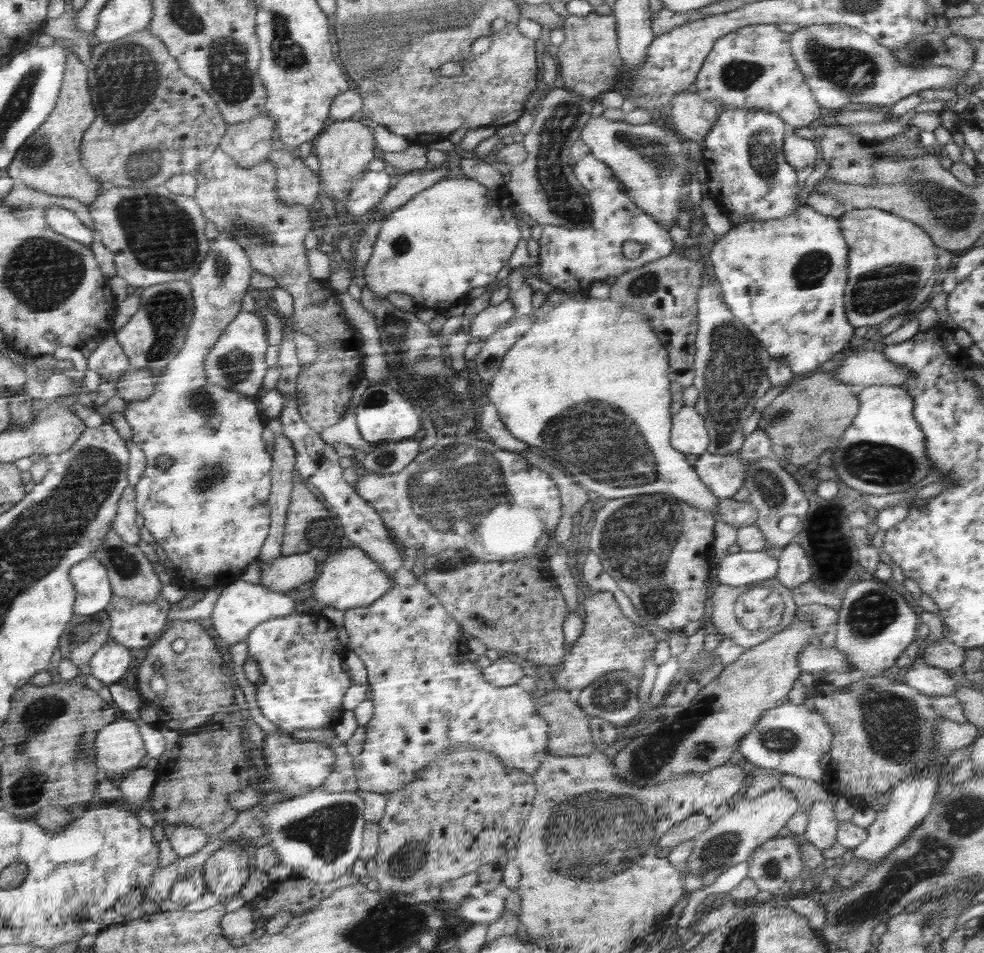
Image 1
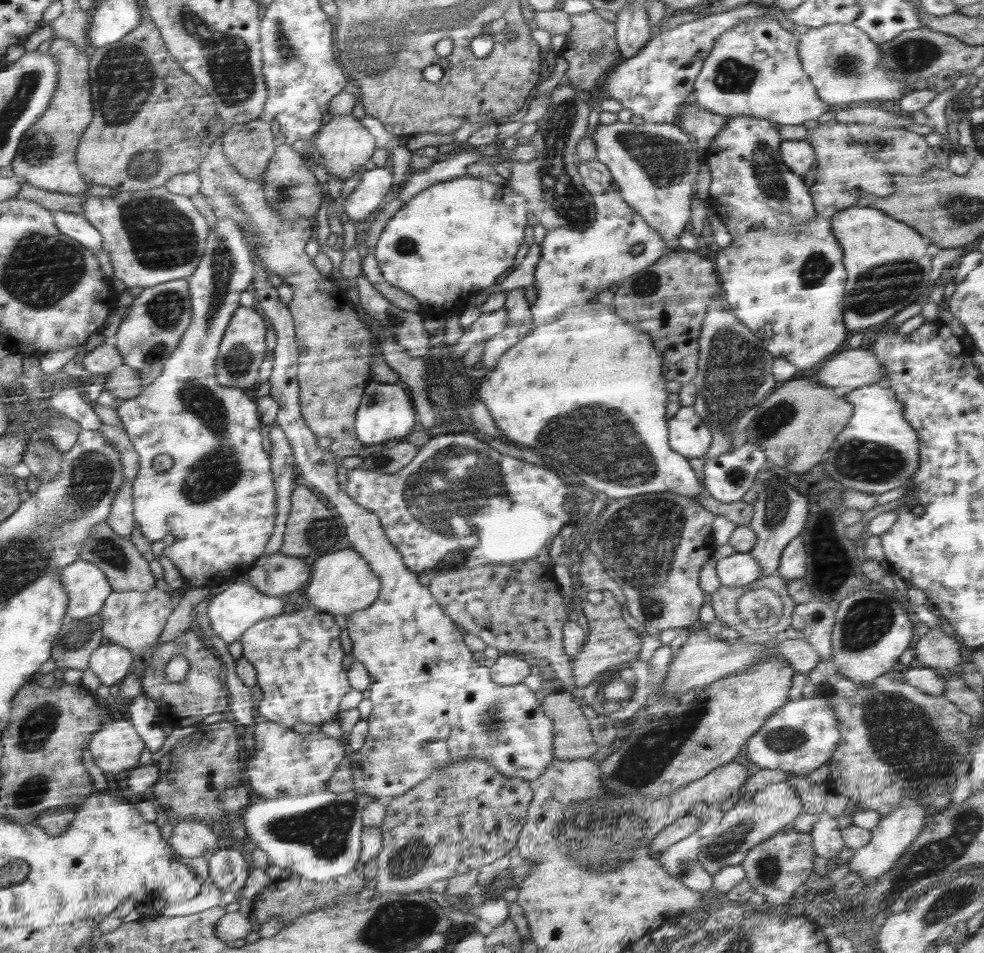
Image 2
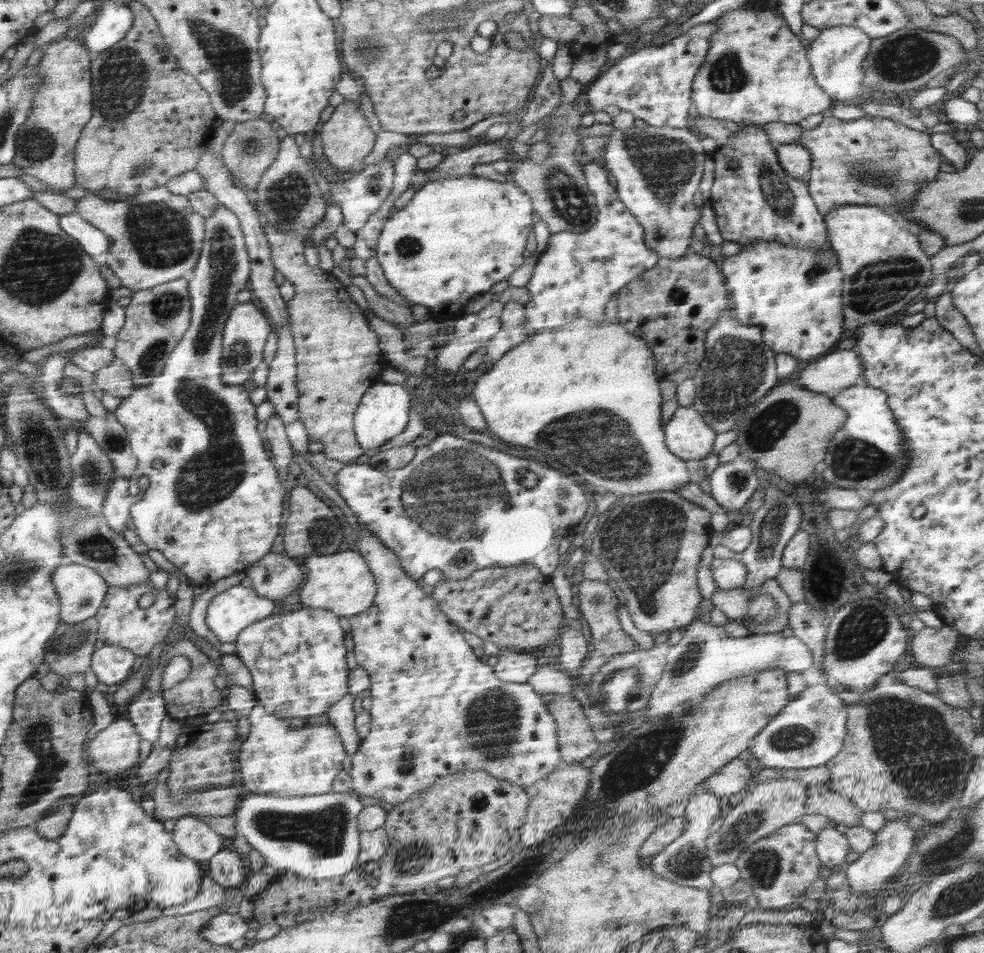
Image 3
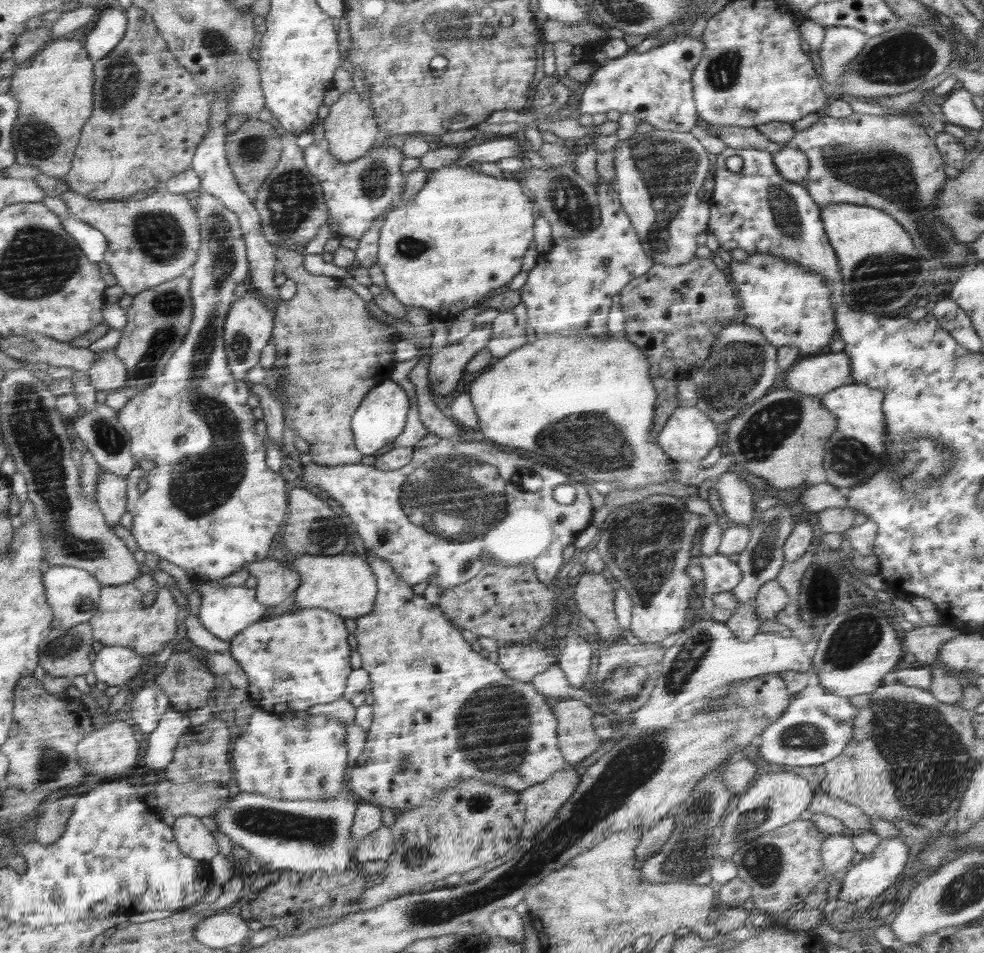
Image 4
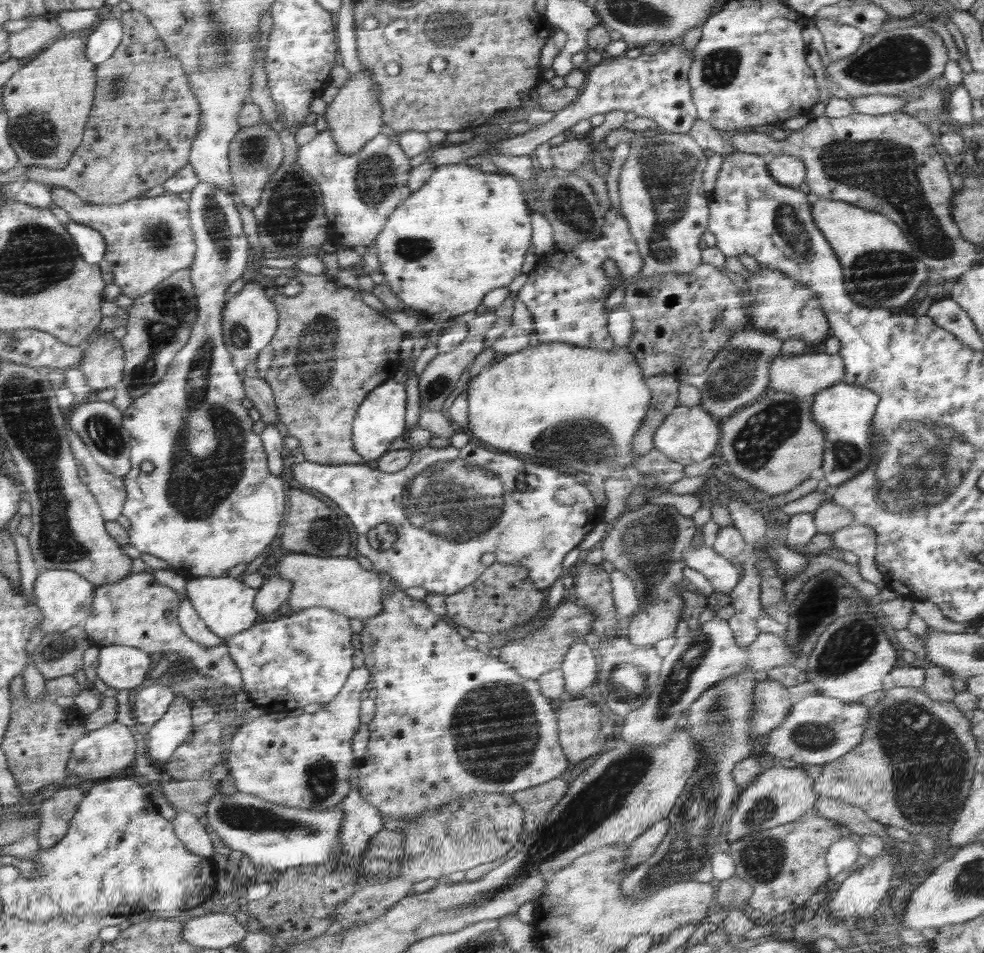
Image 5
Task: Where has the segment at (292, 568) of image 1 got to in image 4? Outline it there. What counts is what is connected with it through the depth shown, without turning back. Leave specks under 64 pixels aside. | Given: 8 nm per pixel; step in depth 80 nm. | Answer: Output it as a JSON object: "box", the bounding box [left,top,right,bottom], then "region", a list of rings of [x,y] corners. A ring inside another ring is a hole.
{"box":[241,559,302,606],"region":[[[264,559],[255,563],[247,562],[241,570],[249,572],[257,580],[255,590],[258,601],[268,603],[268,606],[278,606],[294,592],[302,583],[297,572],[289,568],[287,563],[276,559]]]}

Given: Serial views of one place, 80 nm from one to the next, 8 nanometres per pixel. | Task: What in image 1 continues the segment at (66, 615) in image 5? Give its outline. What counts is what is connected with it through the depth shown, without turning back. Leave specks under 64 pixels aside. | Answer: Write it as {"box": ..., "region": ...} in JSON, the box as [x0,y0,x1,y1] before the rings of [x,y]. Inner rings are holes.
{"box":[70,557,114,616],"region":[[[88,557],[80,562],[80,566],[71,566],[70,577],[75,585],[76,594],[80,594],[80,598],[75,600],[75,614],[88,616],[107,608],[114,591],[107,567],[103,563],[94,557]]]}

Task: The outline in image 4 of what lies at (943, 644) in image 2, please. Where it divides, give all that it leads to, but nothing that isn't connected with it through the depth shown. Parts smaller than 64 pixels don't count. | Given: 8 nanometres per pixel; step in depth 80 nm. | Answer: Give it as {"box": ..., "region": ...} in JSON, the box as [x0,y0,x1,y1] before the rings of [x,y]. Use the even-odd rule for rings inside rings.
{"box":[903,624,961,665],"region":[[[923,624],[911,631],[905,631],[903,643],[907,646],[908,652],[914,654],[918,662],[931,665],[938,662],[939,646],[961,632],[956,627],[942,624],[934,626]]]}

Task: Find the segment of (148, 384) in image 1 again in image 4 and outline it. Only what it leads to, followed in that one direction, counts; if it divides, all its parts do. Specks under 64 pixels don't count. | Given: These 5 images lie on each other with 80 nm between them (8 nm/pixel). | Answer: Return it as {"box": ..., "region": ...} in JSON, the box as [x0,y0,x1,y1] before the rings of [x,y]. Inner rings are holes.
{"box":[85,349,128,394],"region":[[[108,349],[97,354],[99,354],[99,360],[85,372],[95,391],[108,394],[126,388],[128,371],[120,357],[114,350]]]}

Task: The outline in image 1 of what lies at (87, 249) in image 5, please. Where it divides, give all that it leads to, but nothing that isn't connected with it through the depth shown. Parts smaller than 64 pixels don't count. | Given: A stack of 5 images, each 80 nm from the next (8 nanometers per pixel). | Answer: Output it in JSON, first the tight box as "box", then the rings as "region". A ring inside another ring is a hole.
{"box":[44,204,97,246],"region":[[[57,204],[44,206],[44,210],[49,226],[66,238],[82,242],[84,246],[90,246],[94,240],[97,240],[95,232],[88,228],[72,210],[60,208]]]}

